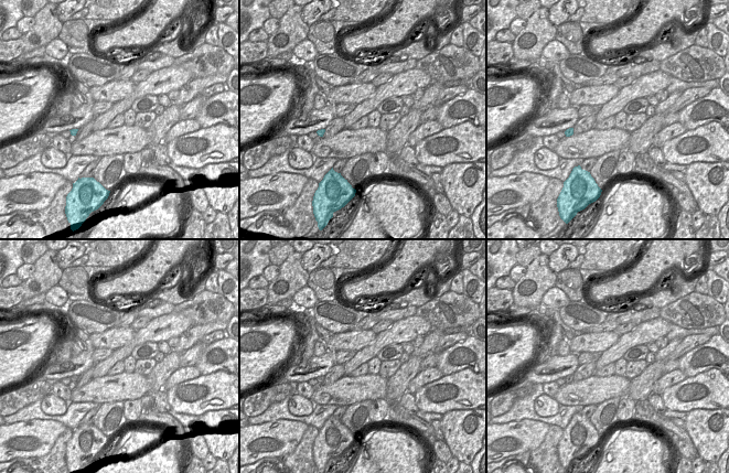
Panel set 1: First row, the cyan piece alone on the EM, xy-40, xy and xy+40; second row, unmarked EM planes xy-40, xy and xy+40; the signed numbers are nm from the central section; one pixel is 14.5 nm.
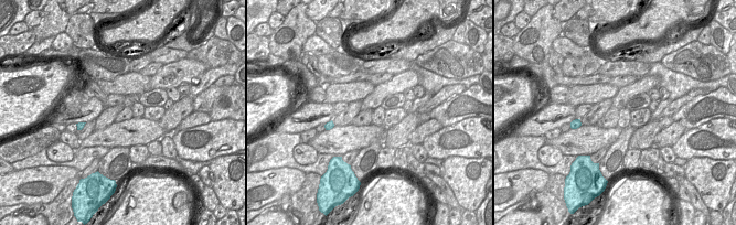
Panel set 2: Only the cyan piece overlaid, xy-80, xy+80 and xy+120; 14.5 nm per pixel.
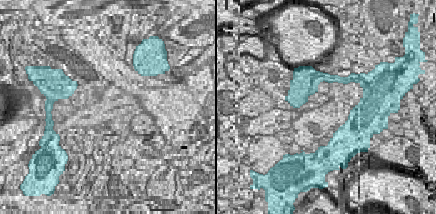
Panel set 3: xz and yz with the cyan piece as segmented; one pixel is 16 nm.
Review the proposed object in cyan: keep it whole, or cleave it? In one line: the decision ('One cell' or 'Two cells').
One cell

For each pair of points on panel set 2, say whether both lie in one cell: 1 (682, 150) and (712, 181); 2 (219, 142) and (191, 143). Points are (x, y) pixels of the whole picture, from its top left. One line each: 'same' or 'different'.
1: different
2: same

